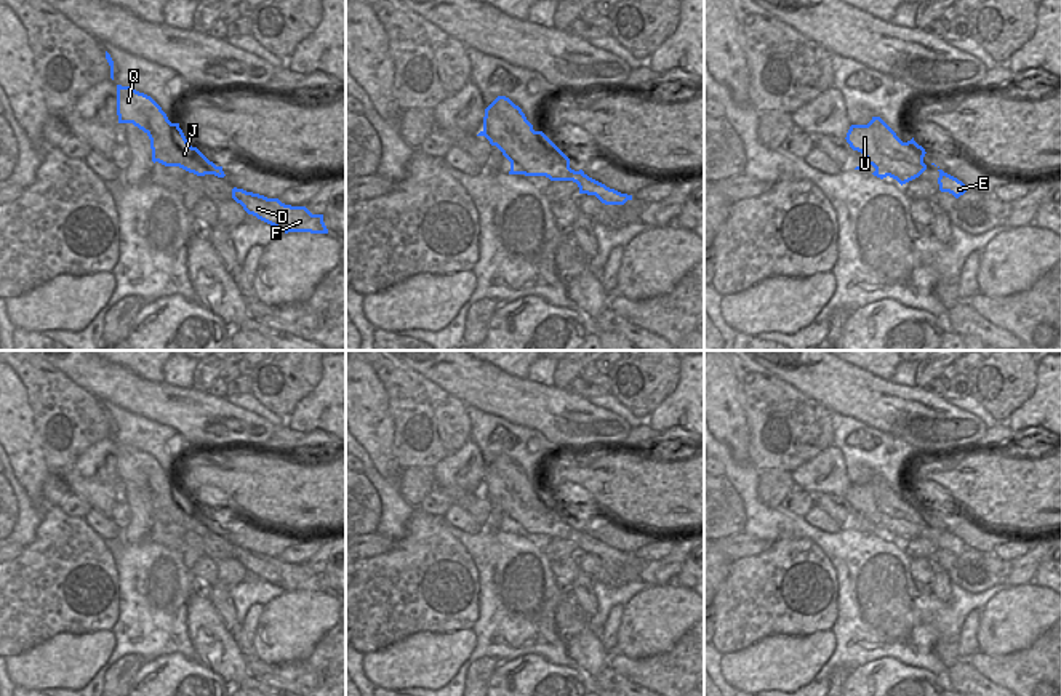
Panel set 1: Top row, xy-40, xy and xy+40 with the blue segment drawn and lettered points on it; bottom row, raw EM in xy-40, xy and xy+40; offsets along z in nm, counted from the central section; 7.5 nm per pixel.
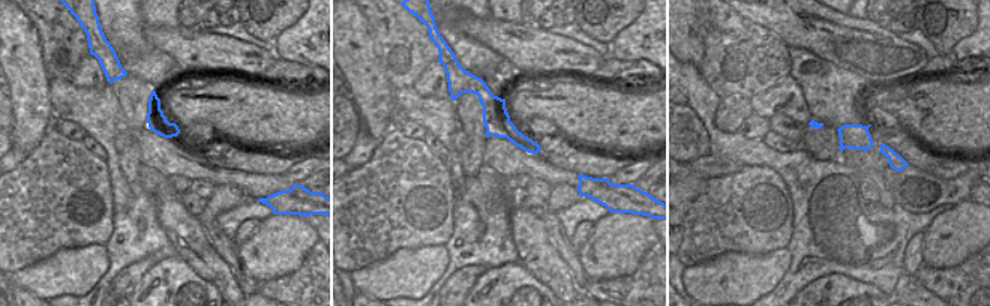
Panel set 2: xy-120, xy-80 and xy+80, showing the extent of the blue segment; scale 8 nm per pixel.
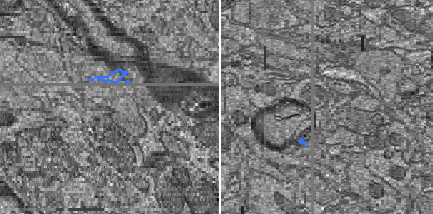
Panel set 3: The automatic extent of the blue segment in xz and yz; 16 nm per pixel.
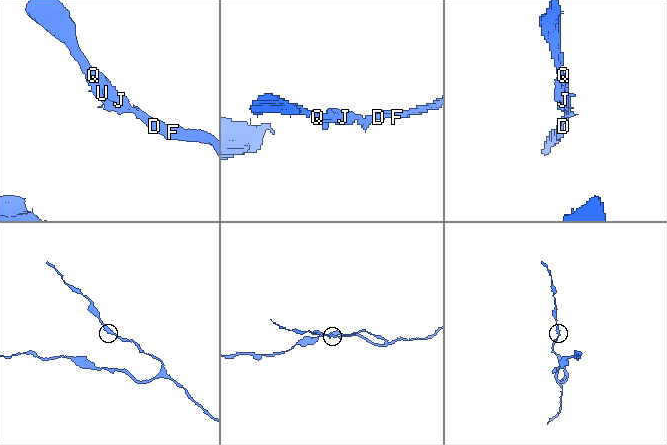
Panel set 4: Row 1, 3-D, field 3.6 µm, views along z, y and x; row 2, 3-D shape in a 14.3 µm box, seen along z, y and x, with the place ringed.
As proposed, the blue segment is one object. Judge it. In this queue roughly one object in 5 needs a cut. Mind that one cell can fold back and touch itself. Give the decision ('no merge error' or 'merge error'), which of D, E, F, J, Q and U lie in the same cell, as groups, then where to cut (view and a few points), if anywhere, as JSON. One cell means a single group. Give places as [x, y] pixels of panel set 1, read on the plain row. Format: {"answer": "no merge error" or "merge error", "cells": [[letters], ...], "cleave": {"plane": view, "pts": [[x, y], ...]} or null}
{"answer": "no merge error", "cells": [["D", "E", "F", "J", "Q", "U"]], "cleave": null}

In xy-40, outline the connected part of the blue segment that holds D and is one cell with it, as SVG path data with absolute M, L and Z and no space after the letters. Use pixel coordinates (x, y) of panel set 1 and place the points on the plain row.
M232 547L232 557L243 565L248 573L288 590L328 592L323 573L312 573L306 565L291 565L278 557L267 557L243 547Z

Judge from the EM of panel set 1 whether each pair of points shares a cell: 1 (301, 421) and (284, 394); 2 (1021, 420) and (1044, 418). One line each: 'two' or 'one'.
1: two
2: one

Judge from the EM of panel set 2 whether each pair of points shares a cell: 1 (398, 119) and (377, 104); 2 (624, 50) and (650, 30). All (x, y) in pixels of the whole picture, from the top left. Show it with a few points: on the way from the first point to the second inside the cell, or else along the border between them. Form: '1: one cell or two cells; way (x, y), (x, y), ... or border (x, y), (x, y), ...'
1: two cells; border (395, 107), (390, 114), (392, 125)
2: one cell; way (630, 44), (644, 35)

